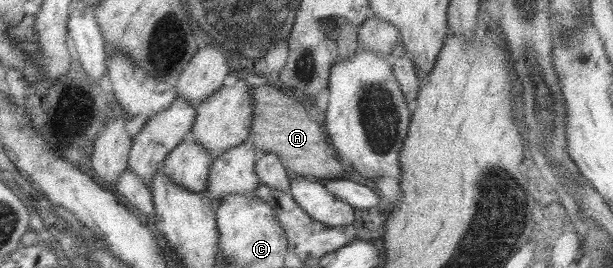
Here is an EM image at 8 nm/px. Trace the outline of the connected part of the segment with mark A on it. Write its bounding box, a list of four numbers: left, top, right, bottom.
[248,85,343,179]

